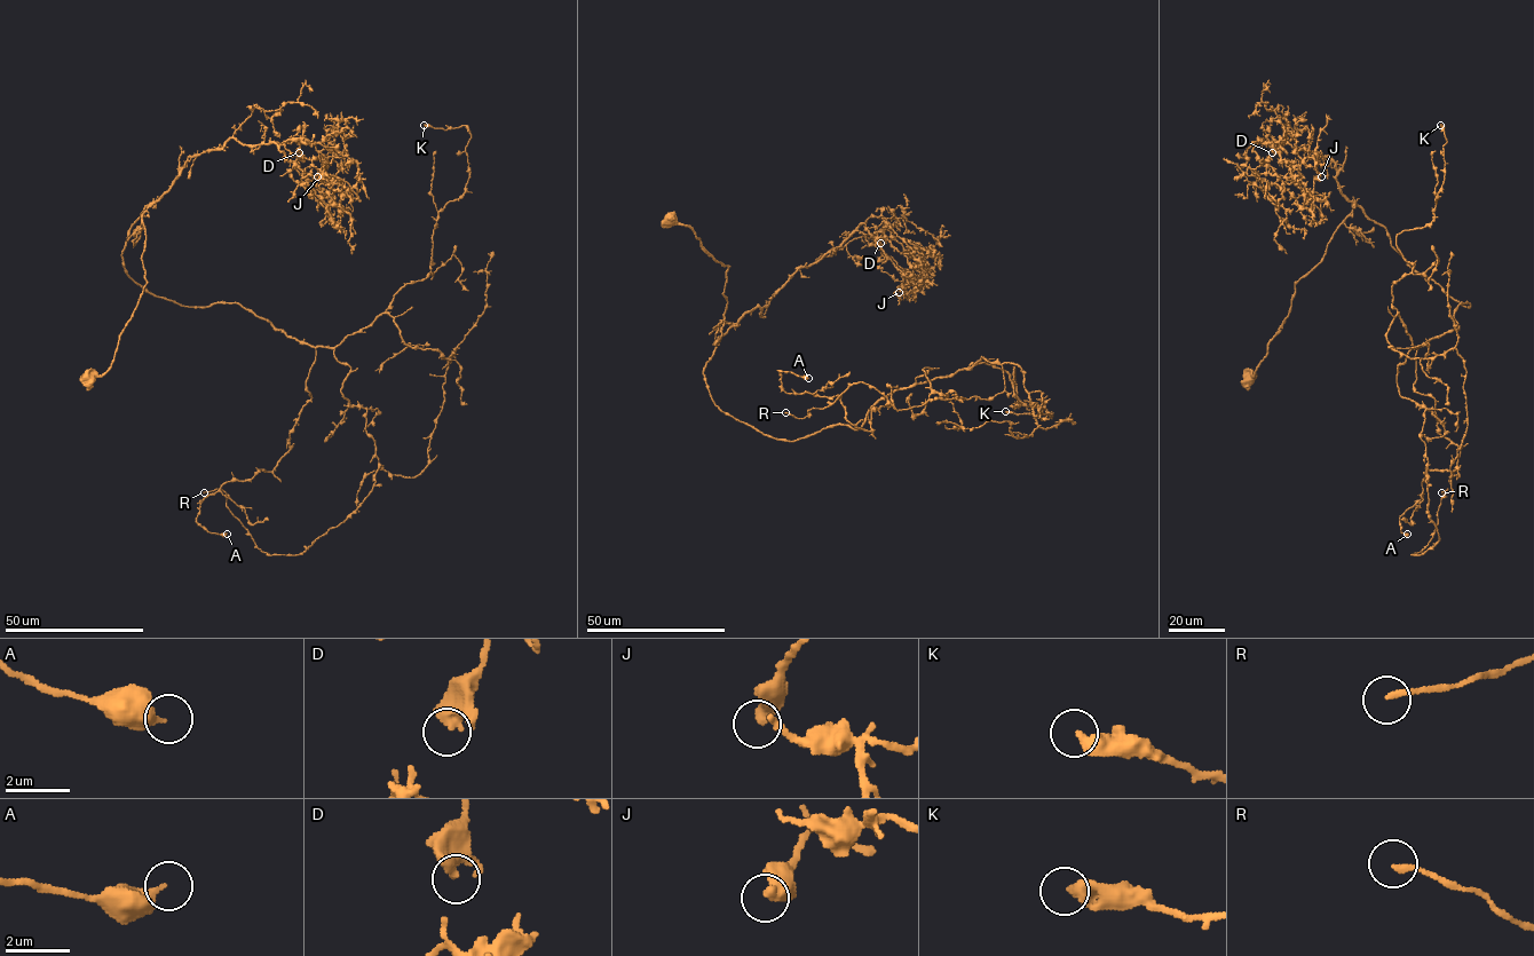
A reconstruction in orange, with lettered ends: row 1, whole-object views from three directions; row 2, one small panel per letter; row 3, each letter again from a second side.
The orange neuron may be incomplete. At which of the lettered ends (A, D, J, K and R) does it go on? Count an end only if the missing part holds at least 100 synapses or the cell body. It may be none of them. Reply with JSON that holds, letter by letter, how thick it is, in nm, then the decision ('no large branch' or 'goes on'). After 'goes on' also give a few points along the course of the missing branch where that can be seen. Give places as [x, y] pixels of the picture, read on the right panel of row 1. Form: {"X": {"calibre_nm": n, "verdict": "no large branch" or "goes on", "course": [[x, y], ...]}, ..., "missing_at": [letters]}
{"A": {"calibre_nm": 360, "verdict": "no large branch"}, "D": {"calibre_nm": 360, "verdict": "no large branch"}, "J": {"calibre_nm": 460, "verdict": "no large branch"}, "K": {"calibre_nm": 440, "verdict": "no large branch"}, "R": {"calibre_nm": 180, "verdict": "no large branch"}, "missing_at": []}

